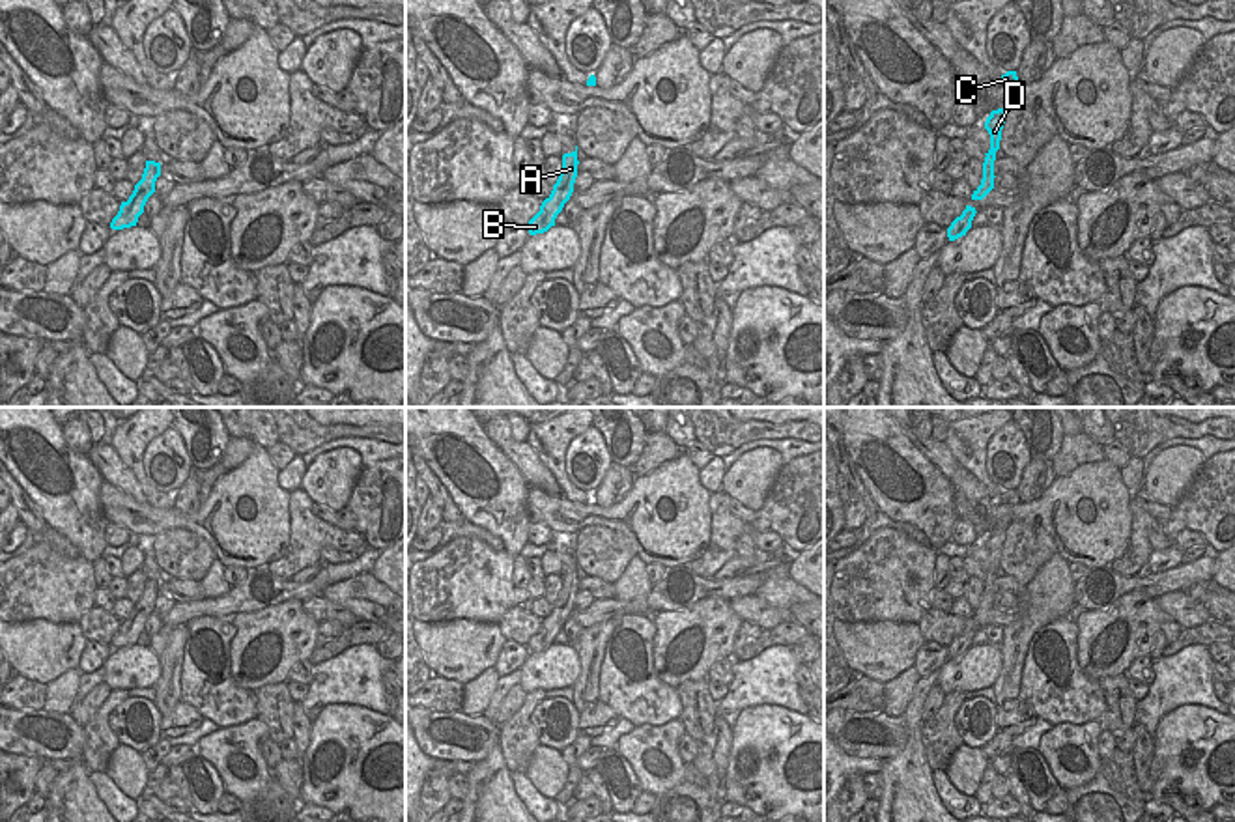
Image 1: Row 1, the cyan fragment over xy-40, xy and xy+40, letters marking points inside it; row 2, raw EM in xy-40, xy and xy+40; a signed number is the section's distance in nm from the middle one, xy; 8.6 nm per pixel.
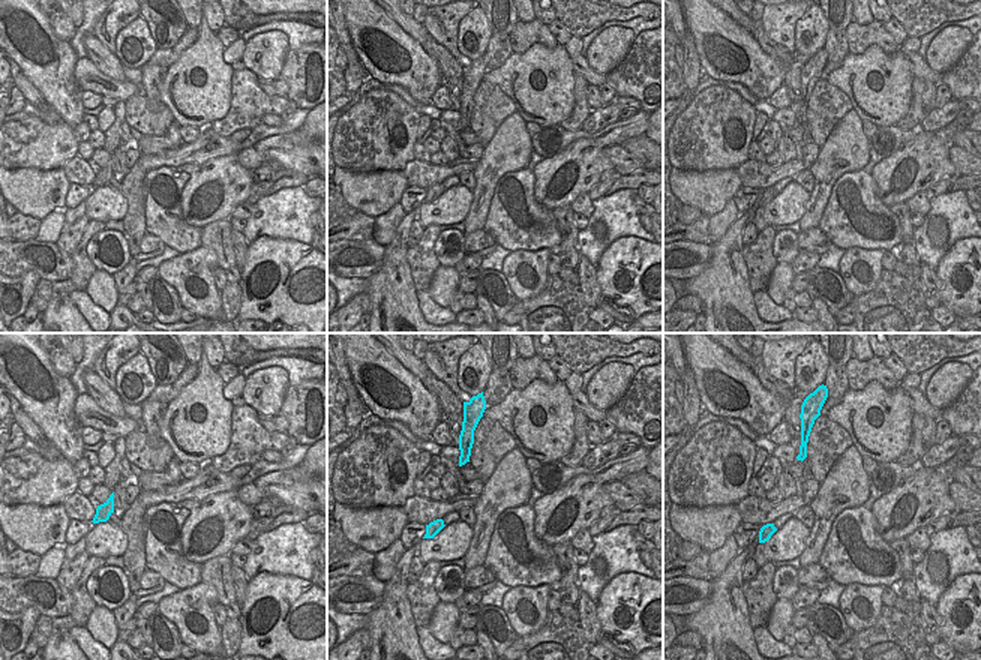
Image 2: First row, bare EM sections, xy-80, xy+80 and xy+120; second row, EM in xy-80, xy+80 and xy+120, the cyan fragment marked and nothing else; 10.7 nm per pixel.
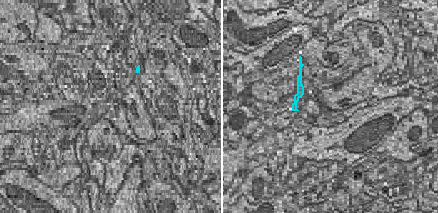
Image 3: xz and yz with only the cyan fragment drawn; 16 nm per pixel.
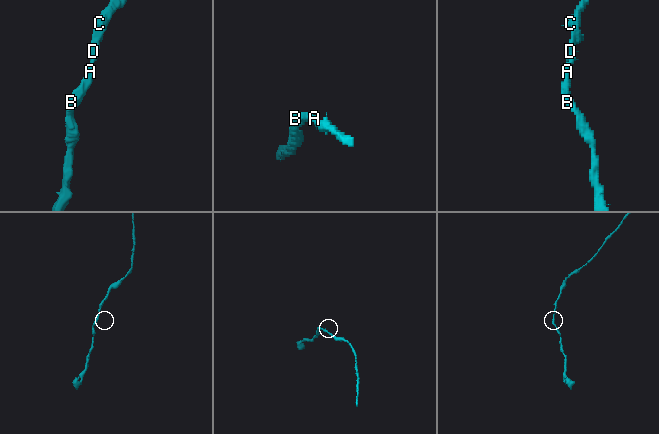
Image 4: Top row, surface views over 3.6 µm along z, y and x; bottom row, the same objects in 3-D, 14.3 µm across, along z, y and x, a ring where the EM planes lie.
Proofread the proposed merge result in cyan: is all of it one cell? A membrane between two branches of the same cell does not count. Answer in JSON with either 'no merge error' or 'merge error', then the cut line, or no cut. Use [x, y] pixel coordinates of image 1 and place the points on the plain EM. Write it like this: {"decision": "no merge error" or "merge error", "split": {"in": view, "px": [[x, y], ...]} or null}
{"decision": "no merge error", "split": null}

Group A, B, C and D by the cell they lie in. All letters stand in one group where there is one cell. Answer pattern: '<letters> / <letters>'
A B C D

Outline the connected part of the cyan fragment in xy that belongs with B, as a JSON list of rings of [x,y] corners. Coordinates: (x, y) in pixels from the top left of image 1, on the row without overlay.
[[[577,564],[572,572],[562,574],[562,588],[551,613],[542,620],[540,630],[529,639],[529,652],[544,652],[555,645],[557,633],[562,630],[564,622],[574,611],[574,602],[577,596]]]

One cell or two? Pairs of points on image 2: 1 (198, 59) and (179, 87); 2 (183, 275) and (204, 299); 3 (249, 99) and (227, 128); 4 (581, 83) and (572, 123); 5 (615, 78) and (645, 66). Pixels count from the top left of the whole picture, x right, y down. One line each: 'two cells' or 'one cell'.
1: one cell
2: one cell
3: one cell
4: one cell
5: one cell

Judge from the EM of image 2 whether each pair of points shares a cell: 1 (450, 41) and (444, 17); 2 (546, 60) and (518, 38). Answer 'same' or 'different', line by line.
1: same
2: different

